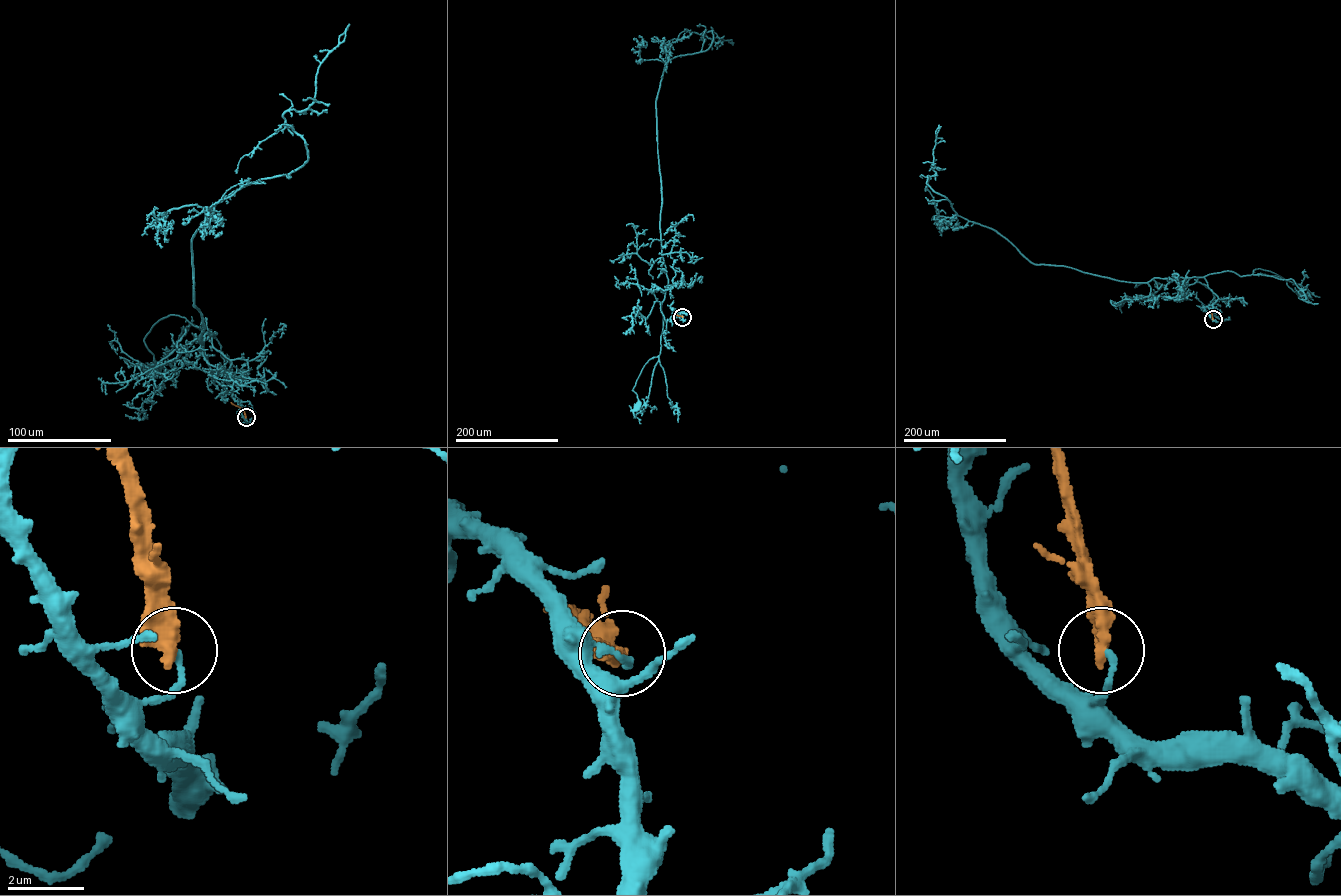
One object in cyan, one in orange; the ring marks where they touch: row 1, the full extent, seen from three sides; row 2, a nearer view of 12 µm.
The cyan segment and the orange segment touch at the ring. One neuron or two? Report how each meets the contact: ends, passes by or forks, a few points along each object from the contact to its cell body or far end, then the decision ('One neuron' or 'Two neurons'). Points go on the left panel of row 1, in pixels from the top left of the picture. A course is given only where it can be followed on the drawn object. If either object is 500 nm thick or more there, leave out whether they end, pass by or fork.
At the ring cyan ends. At the ring orange ends. Course of cyan: (246, 417), (213, 376), (203, 352), (204, 319), (202, 330), (177, 315), (153, 325), (144, 343), (157, 366). Course of orange: (245, 417), (241, 408), (231, 402). Two neurons

